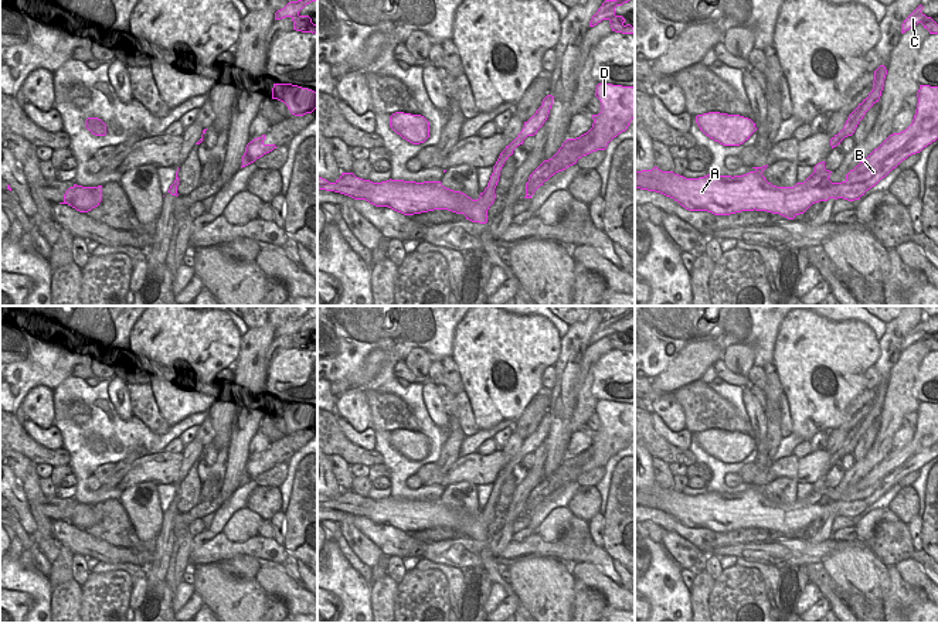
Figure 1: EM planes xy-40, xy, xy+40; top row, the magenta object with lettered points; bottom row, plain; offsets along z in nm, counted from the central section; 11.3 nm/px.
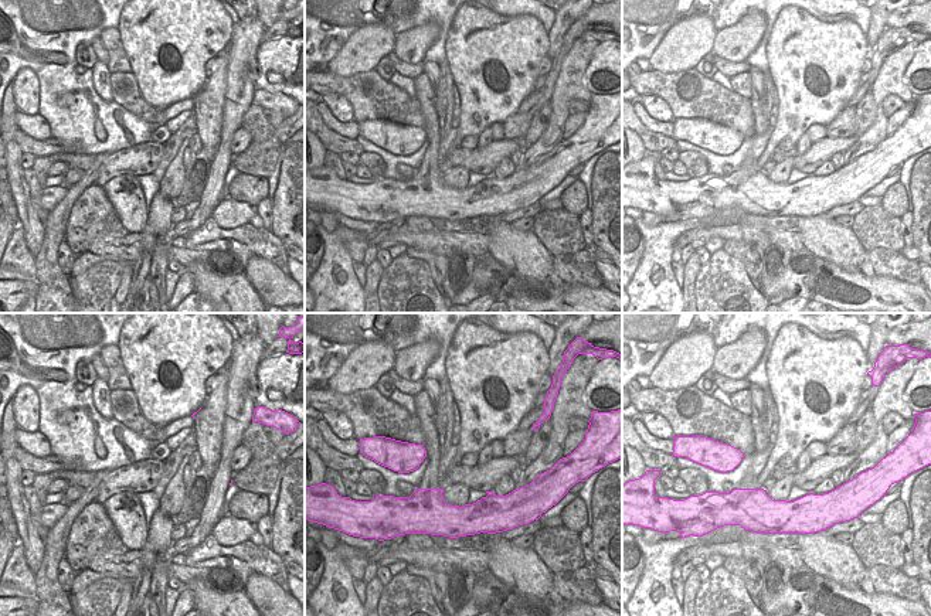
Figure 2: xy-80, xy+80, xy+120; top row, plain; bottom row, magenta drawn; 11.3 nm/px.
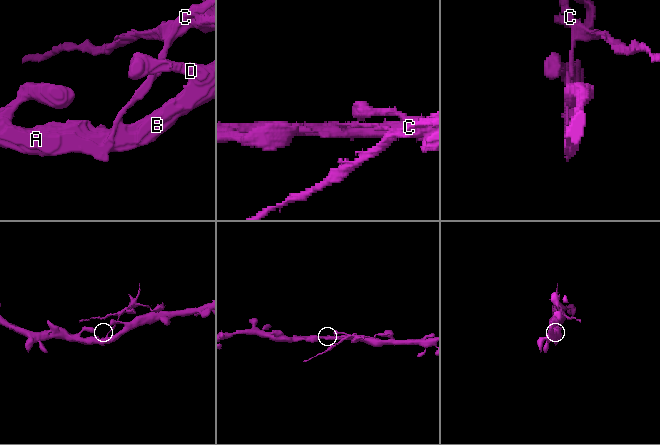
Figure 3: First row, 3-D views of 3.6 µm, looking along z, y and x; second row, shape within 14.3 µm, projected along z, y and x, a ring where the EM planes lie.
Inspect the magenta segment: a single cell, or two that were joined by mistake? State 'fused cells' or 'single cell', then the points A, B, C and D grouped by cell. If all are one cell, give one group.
fused cells | A B D / C

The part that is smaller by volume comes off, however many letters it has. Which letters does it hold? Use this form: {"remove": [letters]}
{"remove": ["C"]}

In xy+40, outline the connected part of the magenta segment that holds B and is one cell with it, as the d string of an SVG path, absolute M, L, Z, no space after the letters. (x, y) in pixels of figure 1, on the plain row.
M920 402L917 415L911 442L900 450L890 452L850 487L842 500L832 500L832 488L822 488L810 491L793 504L776 504L762 493L767 481L752 484L752 488L742 493L707 491L699 496L686 496L655 483L652 487L635 488L635 505L660 510L689 528L730 532L755 527L779 531L788 537L829 515L860 517L903 477L938 456L938 404Z

